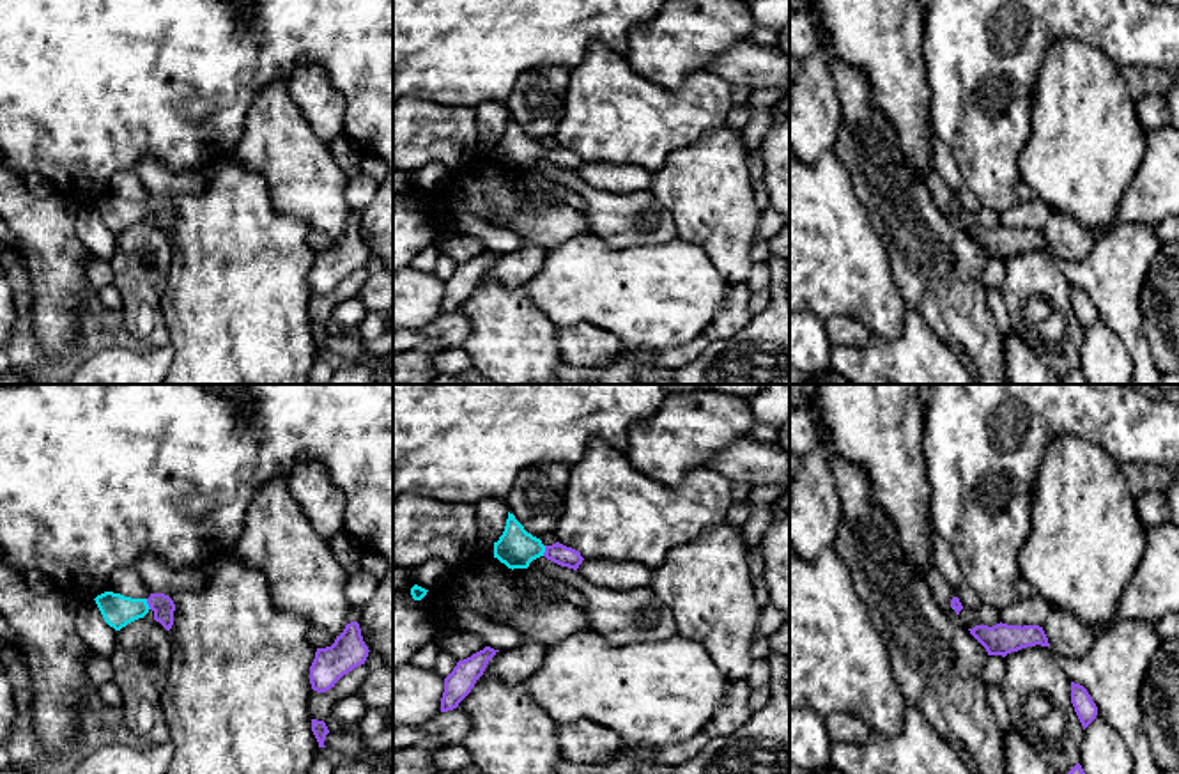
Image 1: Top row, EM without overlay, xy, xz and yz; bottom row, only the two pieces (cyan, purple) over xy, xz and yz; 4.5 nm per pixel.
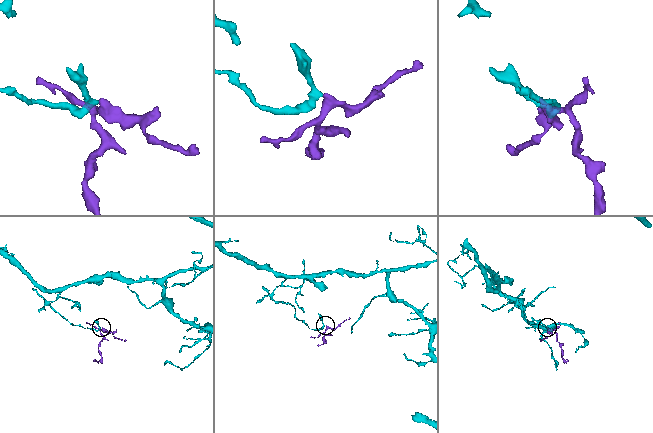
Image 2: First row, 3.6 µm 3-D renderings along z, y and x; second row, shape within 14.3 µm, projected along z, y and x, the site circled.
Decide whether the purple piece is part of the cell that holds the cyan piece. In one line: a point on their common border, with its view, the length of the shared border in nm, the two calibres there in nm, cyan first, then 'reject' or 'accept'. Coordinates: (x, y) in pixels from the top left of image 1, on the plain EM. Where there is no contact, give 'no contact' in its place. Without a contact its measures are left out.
contact xy (147, 208); length 50 nm; calibres 140 and 100 nm; accept

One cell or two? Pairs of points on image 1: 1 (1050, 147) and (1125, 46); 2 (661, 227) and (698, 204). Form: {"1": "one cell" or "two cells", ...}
{"1": "two cells", "2": "two cells"}

